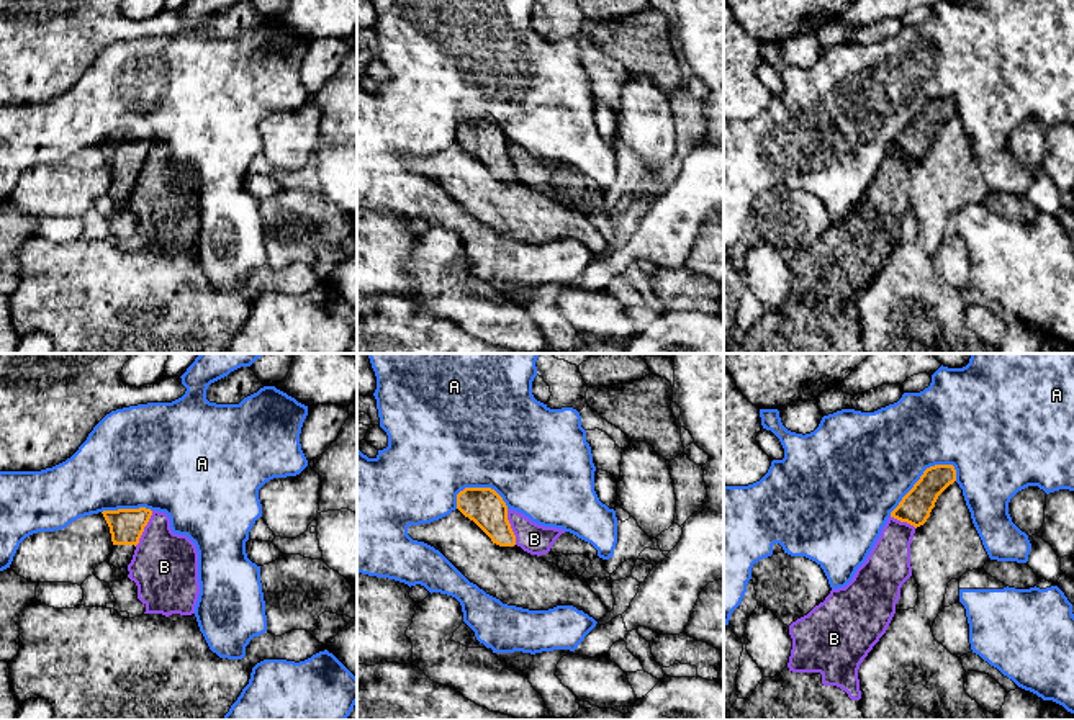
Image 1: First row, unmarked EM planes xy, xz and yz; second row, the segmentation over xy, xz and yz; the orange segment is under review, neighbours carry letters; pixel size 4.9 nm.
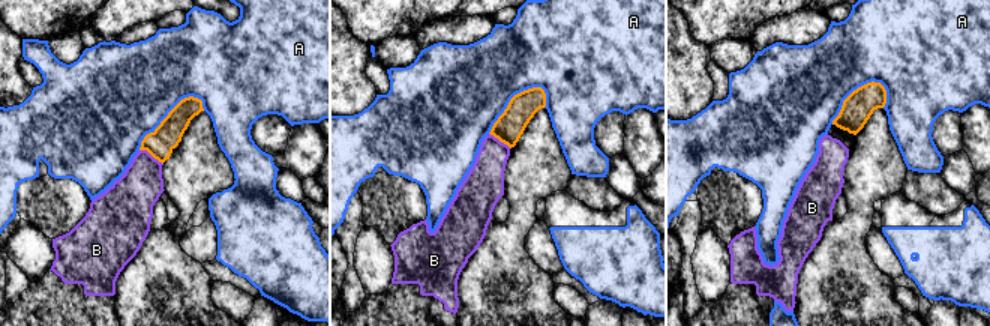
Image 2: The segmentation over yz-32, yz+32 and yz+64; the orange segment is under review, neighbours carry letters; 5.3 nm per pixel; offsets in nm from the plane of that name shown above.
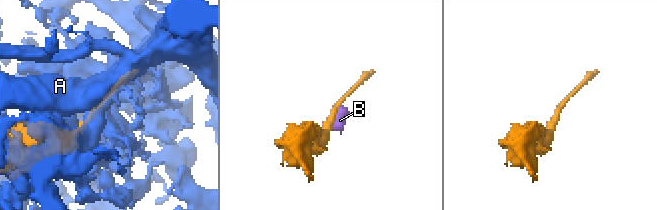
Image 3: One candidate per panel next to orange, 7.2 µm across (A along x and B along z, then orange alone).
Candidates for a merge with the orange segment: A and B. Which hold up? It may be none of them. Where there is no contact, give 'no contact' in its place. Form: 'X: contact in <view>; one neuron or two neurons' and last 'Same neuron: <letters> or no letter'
A: contact in yz; two neurons
B: contact in xy; two neurons
Same neuron: no letter

